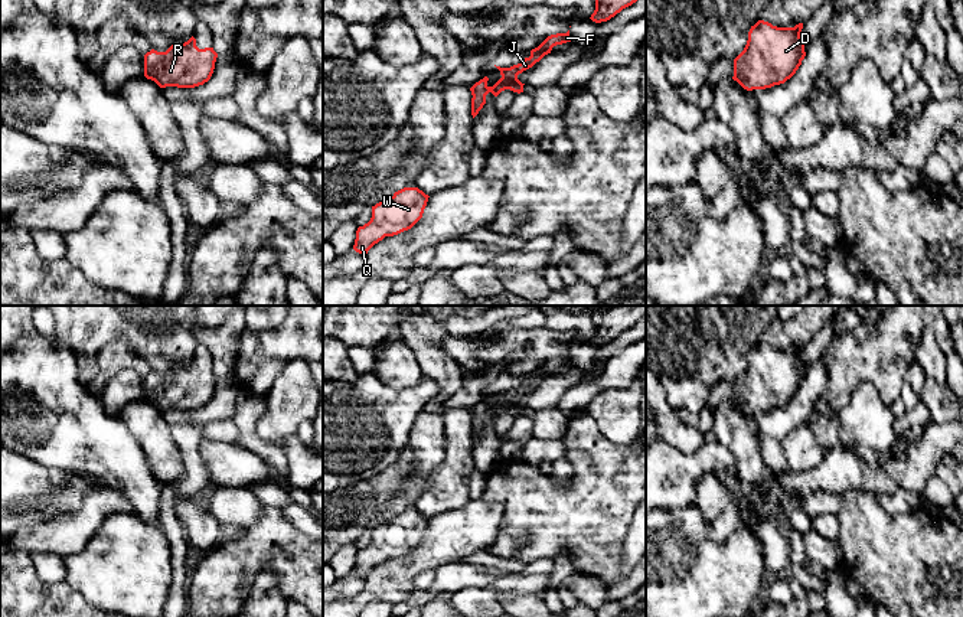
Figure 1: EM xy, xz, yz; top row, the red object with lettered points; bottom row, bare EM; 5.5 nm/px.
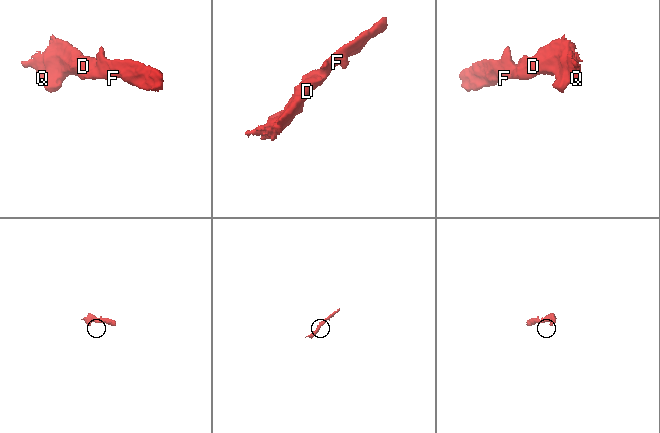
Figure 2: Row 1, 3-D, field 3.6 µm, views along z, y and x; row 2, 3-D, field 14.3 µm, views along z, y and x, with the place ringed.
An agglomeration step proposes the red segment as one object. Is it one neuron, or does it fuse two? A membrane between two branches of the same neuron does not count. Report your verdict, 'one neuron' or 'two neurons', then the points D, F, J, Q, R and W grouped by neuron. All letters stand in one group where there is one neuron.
one neuron | D F J Q R W

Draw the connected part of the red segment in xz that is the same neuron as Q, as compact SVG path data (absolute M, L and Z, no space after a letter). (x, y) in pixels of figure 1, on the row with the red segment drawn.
M404 187L372 206L370 221L356 231L353 249L366 255L385 236L411 229L422 218L428 197L418 187Z

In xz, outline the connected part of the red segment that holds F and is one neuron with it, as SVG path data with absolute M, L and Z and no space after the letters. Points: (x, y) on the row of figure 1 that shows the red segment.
M569 30L567 33L556 33L548 36L538 48L531 50L531 56L525 58L520 63L513 65L510 68L500 68L496 66L500 71L502 78L493 85L489 86L487 81L489 78L484 76L479 82L476 82L470 91L471 91L471 115L473 118L479 114L479 111L486 104L486 95L492 92L494 97L497 97L502 91L510 89L513 92L523 92L523 85L518 75L523 71L532 68L536 62L539 62L545 55L551 53L552 48L556 45L562 45L571 42Z

